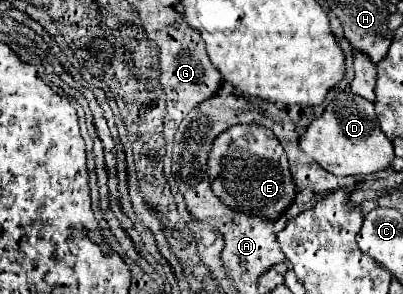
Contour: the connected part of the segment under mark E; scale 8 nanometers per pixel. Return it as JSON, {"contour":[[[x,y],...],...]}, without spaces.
{"contour":[[[241,123],[223,131],[223,135],[213,143],[207,171],[215,195],[231,209],[239,209],[243,213],[277,217],[295,199],[287,155],[277,137],[257,123]]]}

